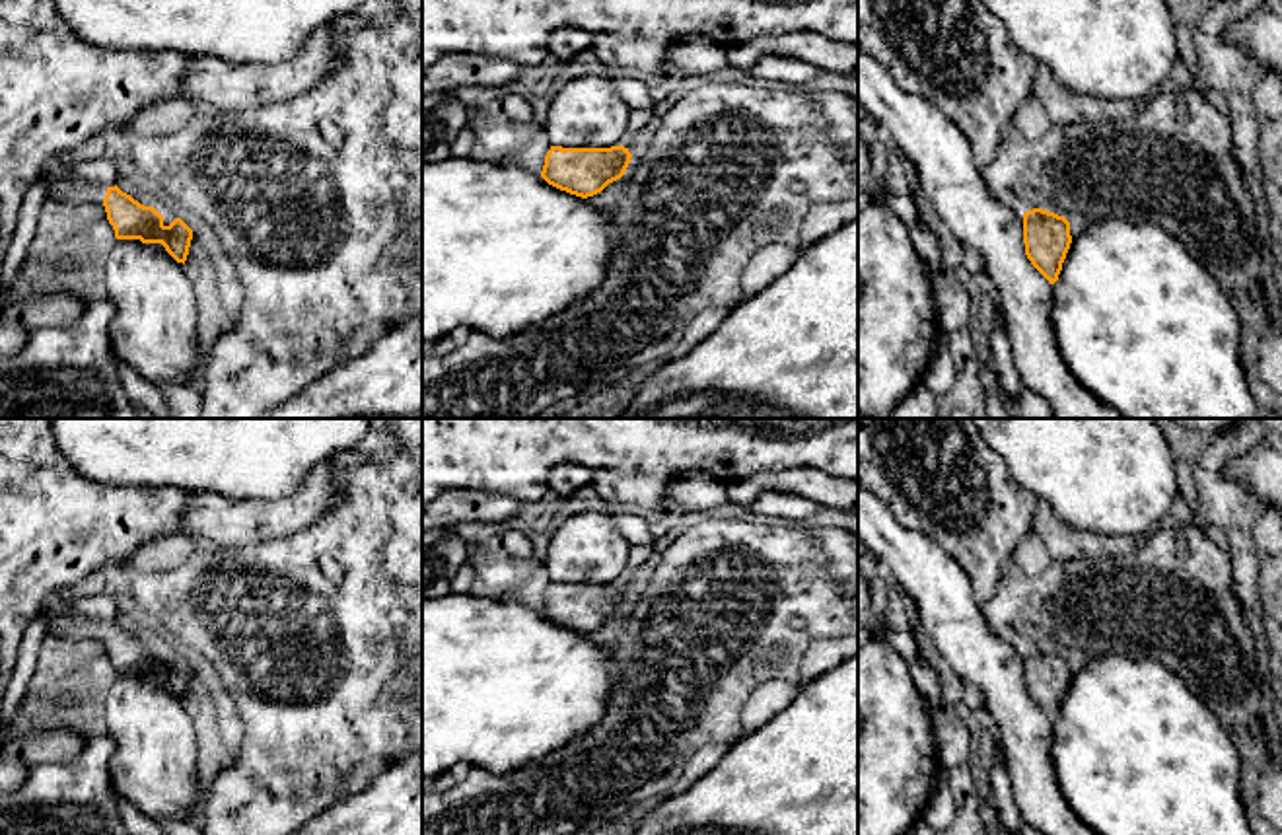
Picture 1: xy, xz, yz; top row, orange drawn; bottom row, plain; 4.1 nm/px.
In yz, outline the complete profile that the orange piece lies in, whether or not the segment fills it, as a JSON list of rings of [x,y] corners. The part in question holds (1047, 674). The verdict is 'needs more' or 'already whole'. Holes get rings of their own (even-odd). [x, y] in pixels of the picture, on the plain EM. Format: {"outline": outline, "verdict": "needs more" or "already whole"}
{"outline": [[[1043,644],[1027,646],[1023,650],[1023,679],[1031,701],[1054,720],[1072,679],[1070,658]]], "verdict": "already whole"}

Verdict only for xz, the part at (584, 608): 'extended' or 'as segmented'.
as segmented

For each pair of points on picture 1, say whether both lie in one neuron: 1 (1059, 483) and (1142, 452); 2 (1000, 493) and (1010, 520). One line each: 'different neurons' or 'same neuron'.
1: same neuron
2: same neuron

